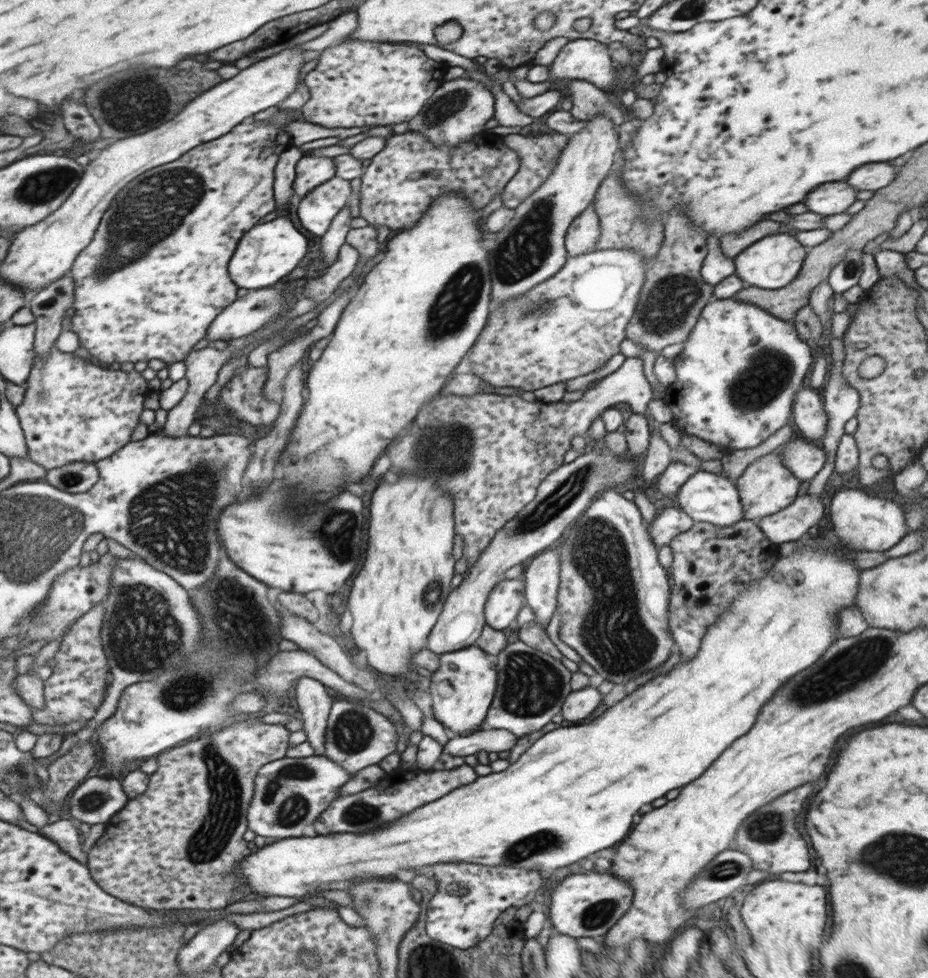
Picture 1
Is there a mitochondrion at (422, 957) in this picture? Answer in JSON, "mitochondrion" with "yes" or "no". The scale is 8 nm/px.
{"mitochondrion":"yes"}

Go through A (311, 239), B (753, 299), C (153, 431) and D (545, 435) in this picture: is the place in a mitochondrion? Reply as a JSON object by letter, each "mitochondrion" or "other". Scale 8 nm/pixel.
{"A":"other","B":"other","C":"other","D":"other"}

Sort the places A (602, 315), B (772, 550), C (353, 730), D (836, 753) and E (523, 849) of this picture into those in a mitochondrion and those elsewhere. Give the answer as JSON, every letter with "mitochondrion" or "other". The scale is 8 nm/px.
{"A":"other","B":"other","C":"mitochondrion","D":"other","E":"mitochondrion"}

